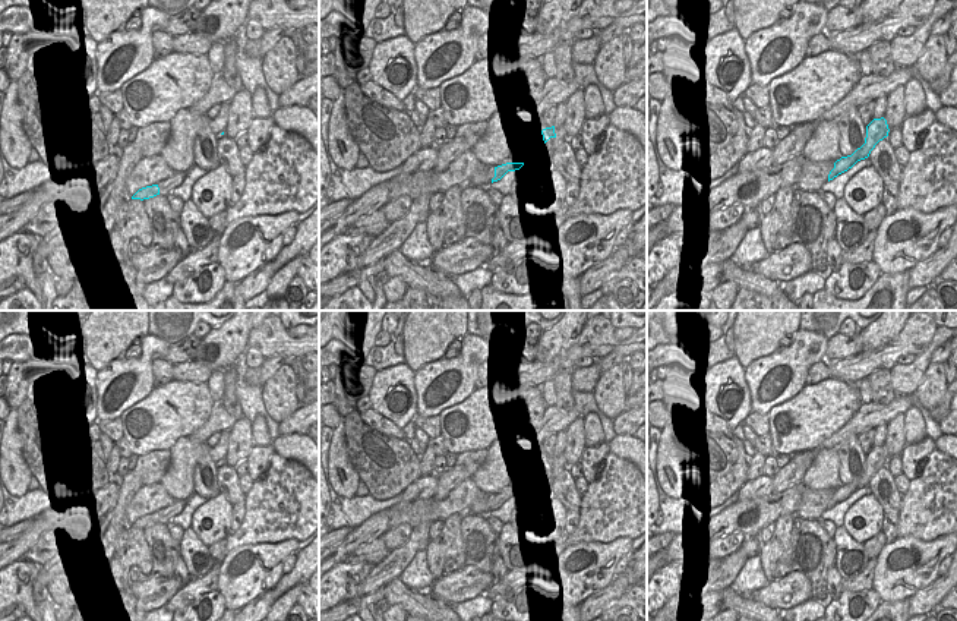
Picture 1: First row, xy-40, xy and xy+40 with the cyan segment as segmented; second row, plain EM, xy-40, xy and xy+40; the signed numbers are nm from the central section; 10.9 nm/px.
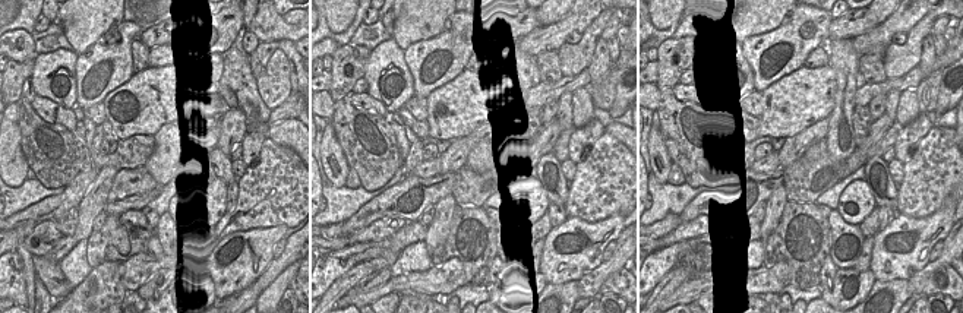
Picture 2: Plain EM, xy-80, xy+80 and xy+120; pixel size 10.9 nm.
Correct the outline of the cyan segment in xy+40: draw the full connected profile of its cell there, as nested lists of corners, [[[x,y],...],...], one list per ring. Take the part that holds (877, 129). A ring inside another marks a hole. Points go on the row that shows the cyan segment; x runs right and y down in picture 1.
[[[884,117],[874,119],[866,126],[865,144],[857,148],[852,155],[841,157],[834,163],[834,168],[828,174],[828,182],[852,168],[857,161],[868,158],[875,145],[888,136],[888,132],[890,129]]]

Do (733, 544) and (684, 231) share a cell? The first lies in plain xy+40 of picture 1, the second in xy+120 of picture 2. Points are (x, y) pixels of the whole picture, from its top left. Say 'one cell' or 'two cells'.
one cell

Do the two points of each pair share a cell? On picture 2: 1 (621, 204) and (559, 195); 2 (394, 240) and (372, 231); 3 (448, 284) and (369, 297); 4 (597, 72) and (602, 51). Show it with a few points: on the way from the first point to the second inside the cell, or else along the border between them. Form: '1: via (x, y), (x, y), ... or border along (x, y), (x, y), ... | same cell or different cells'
1: border along (570, 183), (570, 192), (564, 205) | different cells
2: border along (407, 223), (381, 240), (354, 243) | different cells
3: via (429, 284), (392, 284), (388, 287) | same cell
4: via (597, 68), (600, 56) | same cell

